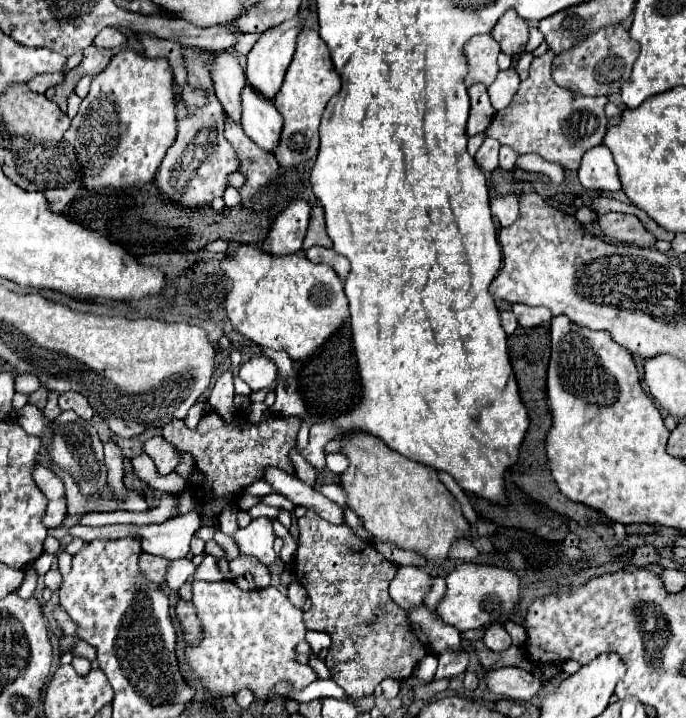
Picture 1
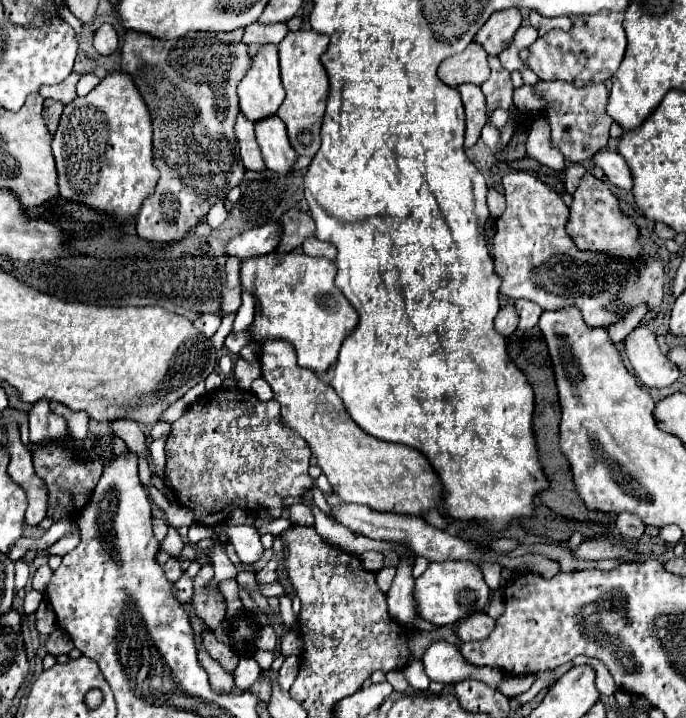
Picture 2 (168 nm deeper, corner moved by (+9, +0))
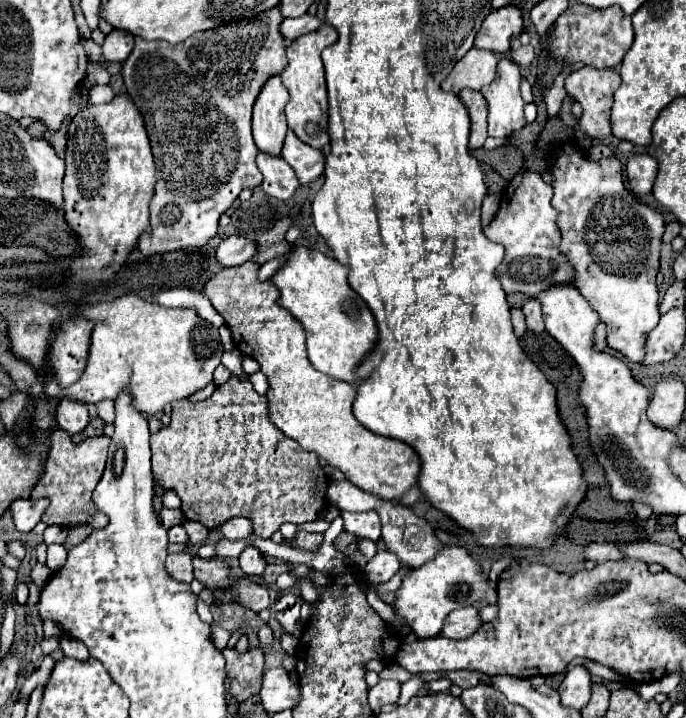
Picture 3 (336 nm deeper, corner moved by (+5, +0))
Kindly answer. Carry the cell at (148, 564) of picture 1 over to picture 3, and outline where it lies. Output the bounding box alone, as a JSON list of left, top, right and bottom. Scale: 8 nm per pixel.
[166,553,192,583]

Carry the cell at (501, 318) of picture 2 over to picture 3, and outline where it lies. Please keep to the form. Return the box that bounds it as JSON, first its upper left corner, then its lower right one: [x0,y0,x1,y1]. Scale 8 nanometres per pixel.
[512,309,526,337]

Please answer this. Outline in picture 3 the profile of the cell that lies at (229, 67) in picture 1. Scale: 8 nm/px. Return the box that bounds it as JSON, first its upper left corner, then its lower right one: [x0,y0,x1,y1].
[256,153,300,199]

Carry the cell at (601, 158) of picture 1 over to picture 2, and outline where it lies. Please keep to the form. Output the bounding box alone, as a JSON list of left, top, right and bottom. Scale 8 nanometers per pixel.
[588,149,632,191]

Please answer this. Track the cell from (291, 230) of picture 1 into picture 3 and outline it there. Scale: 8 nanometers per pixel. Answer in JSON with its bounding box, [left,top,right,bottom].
[216,237,256,267]

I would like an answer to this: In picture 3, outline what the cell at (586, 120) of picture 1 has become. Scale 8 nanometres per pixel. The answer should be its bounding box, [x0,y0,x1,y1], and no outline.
[566,67,622,141]

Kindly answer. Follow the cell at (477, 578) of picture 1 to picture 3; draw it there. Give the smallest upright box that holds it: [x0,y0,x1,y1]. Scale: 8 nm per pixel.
[394,545,496,639]

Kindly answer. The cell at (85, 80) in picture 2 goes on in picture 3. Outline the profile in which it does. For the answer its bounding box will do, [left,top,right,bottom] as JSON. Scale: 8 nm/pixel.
[90,85,114,103]

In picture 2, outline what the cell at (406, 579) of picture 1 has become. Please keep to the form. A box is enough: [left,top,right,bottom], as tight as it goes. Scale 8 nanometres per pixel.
[376,567,396,593]

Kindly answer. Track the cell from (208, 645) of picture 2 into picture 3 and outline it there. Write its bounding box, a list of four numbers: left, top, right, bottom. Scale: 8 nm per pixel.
[224,647,264,701]

